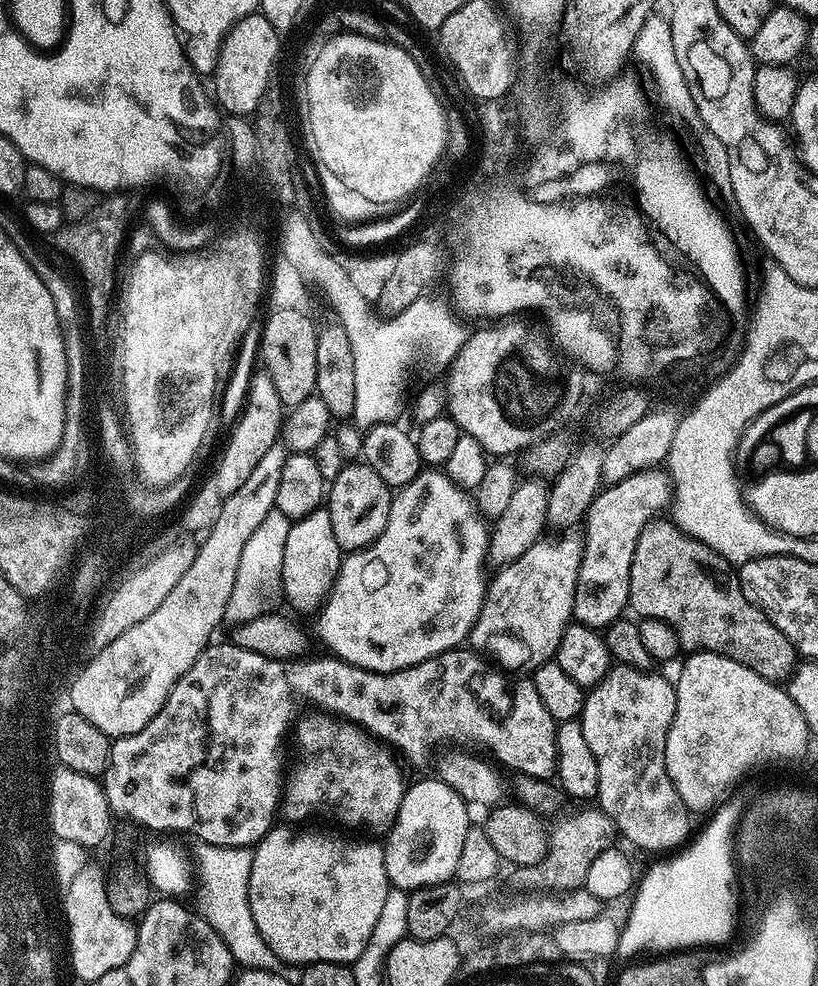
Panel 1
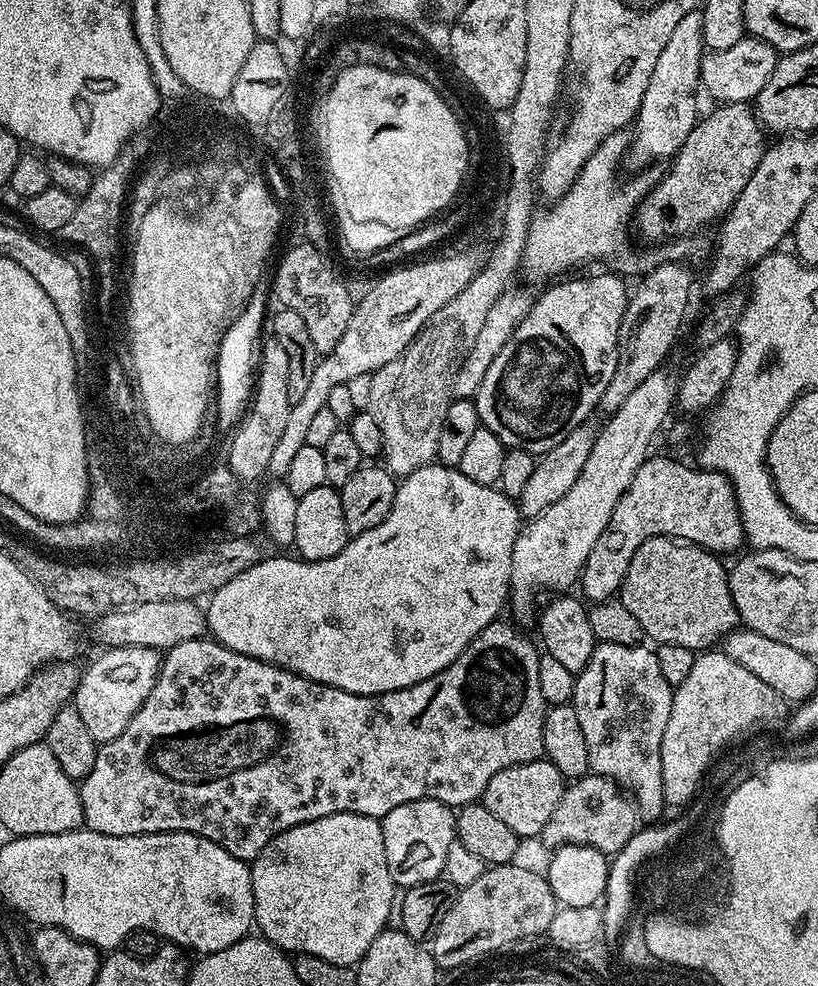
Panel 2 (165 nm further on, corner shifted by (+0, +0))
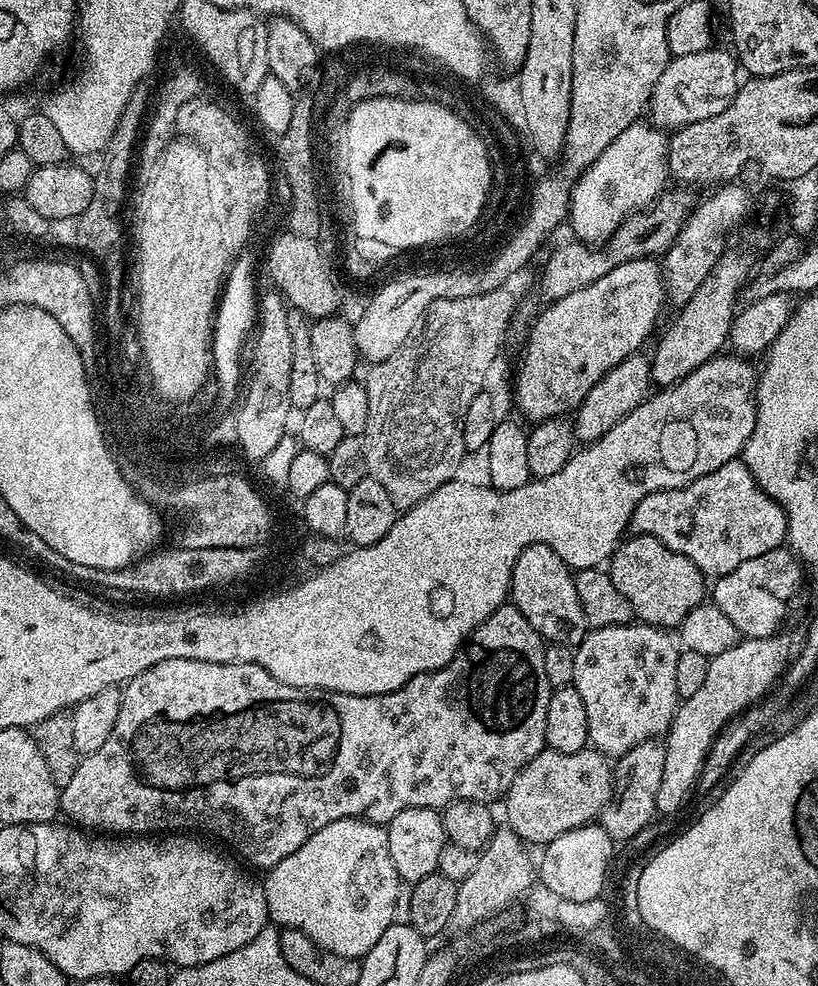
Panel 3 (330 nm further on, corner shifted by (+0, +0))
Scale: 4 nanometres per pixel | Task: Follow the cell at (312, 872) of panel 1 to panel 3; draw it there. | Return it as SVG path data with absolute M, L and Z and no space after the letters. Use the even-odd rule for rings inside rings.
M368 820L330 822L330 826L322 826L322 830L310 834L290 858L282 858L278 866L267 869L265 876L268 877L262 880L262 887L269 921L280 928L302 930L306 938L339 956L364 957L393 924L401 878L390 858L388 833L379 824Z

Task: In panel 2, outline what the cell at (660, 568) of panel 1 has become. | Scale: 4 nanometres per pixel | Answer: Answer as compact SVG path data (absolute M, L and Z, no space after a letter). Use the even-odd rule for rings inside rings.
M655 536L638 546L618 599L624 603L626 610L630 610L630 614L634 614L634 618L638 618L638 622L642 622L642 630L649 641L681 644L693 650L711 649L738 628L736 607L728 585L729 569L723 568L720 560L717 553L697 544L681 542L671 536Z

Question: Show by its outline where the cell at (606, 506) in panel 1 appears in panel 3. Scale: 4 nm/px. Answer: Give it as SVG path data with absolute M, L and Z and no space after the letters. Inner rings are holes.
M737 458L681 488L659 488L654 494L646 494L646 498L634 506L630 528L633 533L658 538L658 542L670 550L688 556L705 577L719 578L738 570L738 566L750 562L750 558L770 554L770 550L781 547L788 535L788 519L782 506L756 485L754 474L750 474L743 459Z

